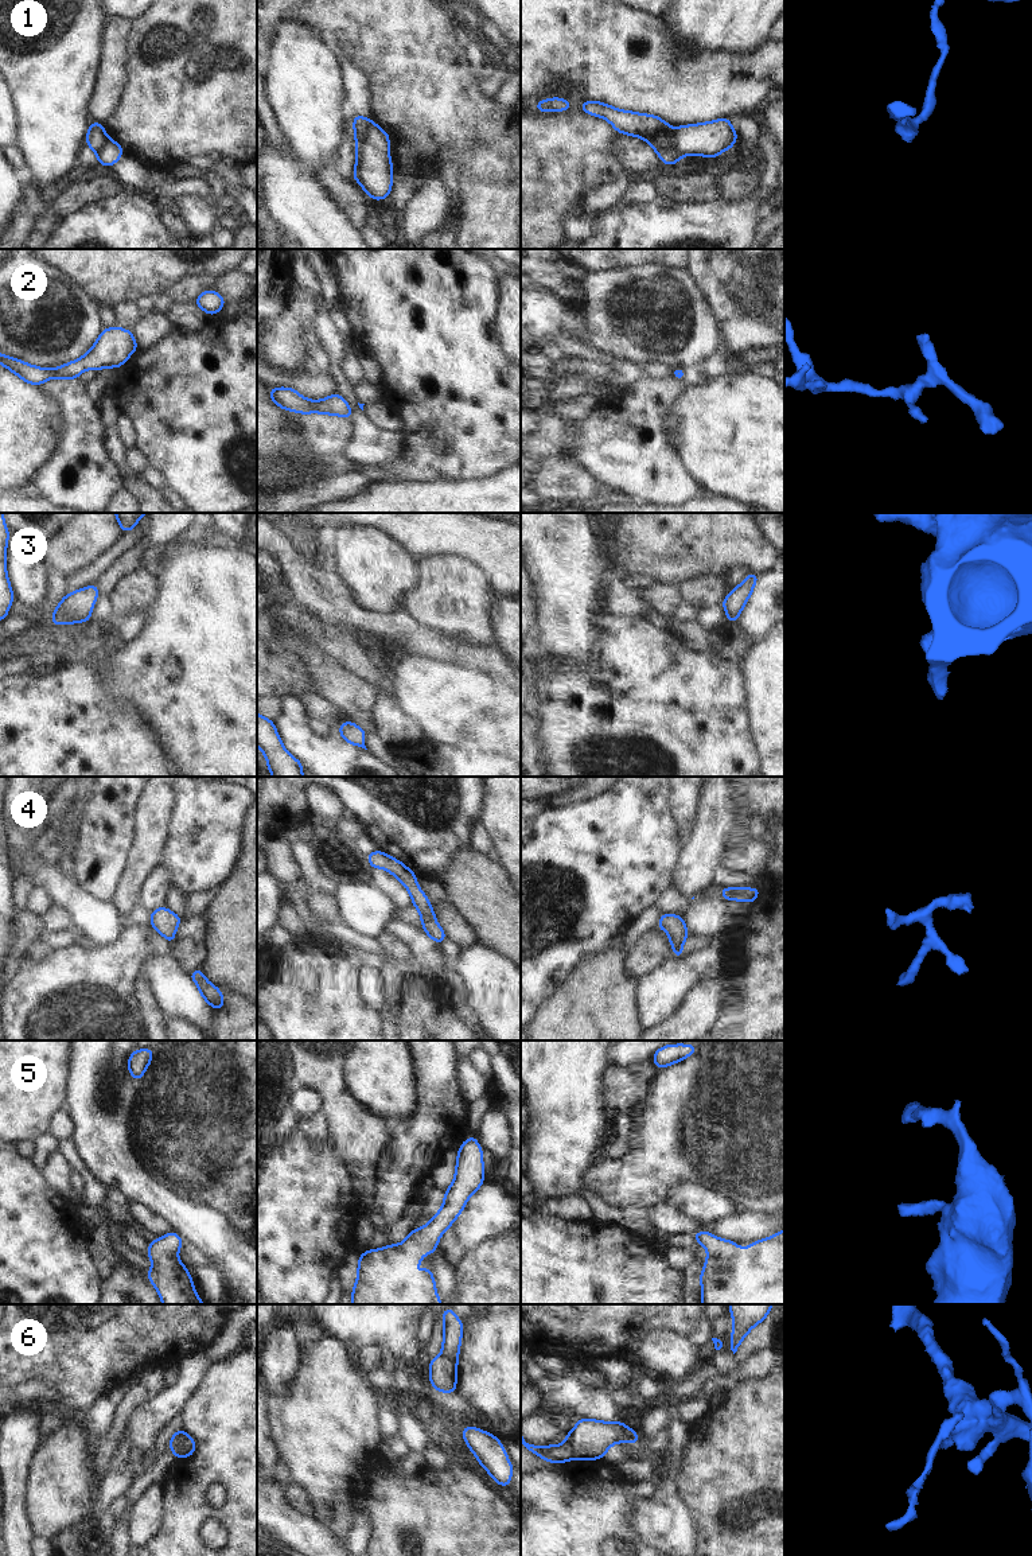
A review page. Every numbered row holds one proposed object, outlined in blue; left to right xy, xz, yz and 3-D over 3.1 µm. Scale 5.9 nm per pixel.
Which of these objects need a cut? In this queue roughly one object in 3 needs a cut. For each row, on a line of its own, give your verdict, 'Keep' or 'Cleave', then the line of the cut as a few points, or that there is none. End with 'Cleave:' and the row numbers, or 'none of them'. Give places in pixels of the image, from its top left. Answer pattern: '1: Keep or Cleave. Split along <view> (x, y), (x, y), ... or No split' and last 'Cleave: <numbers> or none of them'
1: Cleave. Split along yz (674, 131), (672, 143), (665, 150), (657, 152)
2: Keep. No split
3: Keep. No split
4: Keep. No split
5: Keep. No split
6: Cleave. Split along yz (569, 1432), (575, 1457)
Cleave: 1, 6

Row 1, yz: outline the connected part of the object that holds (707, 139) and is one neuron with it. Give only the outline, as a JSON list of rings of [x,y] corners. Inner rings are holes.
[[[729,117],[682,125],[674,129],[673,143],[667,149],[659,151],[662,163],[673,166],[685,155],[701,155],[714,159],[727,148],[733,148],[737,132],[731,127]]]

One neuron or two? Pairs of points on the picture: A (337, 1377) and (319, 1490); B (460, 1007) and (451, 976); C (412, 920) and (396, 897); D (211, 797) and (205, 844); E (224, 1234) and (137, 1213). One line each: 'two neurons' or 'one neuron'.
A: one neuron
B: one neuron
C: two neurons
D: one neuron
E: two neurons

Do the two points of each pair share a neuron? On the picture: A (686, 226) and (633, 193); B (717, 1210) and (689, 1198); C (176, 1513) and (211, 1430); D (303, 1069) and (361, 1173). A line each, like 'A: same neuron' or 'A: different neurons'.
A: different neurons
B: same neuron
C: same neuron
D: same neuron

